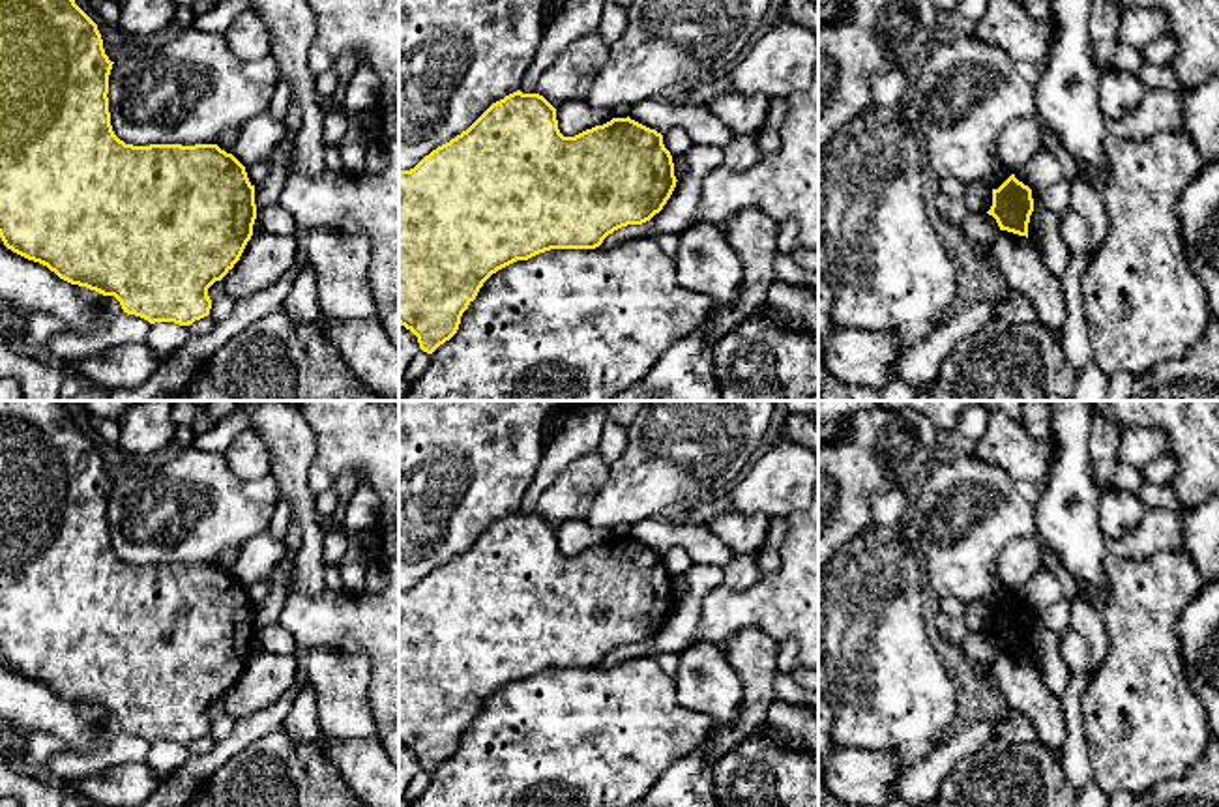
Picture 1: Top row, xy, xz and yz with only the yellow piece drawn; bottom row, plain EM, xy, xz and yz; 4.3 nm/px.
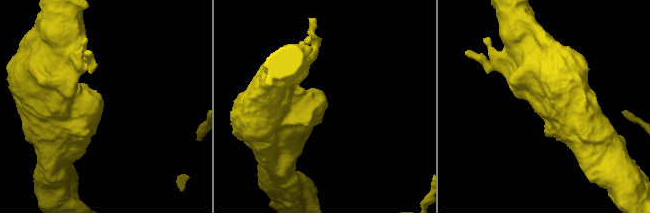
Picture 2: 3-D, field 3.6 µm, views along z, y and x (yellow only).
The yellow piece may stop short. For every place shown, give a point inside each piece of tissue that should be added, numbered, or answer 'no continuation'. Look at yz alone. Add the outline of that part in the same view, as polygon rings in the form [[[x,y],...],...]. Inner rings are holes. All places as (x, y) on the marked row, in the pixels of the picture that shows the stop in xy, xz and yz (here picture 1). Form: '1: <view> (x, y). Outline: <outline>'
no continuation

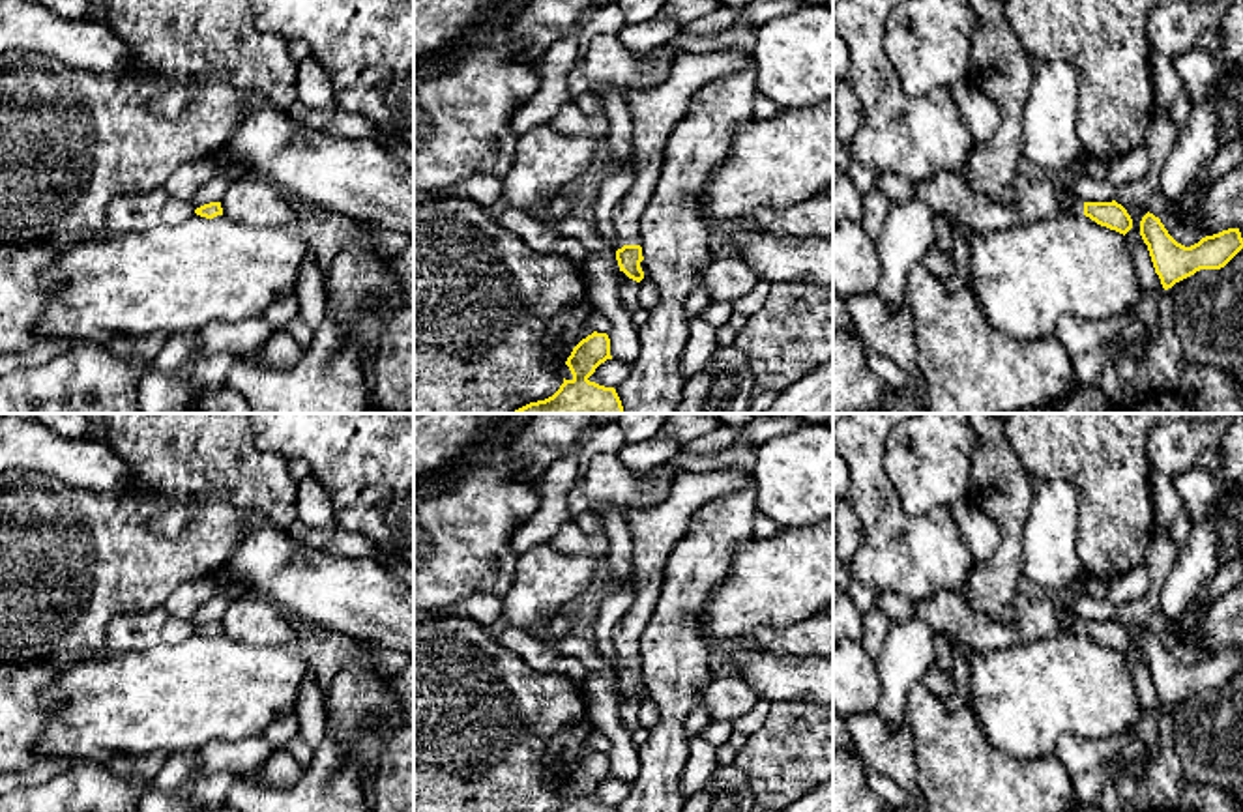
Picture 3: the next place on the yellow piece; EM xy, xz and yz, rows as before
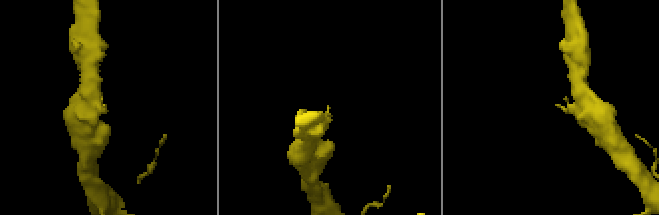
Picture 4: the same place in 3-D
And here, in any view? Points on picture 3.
1: xz (656, 111). Outline: [[[676,52],[666,79],[657,86],[610,84],[592,90],[601,99],[610,94],[622,95],[633,118],[633,155],[629,168],[635,174],[635,181],[612,210],[612,226],[623,245],[640,245],[640,219],[655,193],[663,152],[672,129],[689,112],[693,95],[702,86],[743,69],[754,69],[753,52]]]

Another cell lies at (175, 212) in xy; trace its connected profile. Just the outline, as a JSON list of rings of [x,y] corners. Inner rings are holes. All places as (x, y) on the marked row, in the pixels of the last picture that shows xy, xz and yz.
[[[168,198],[161,213],[161,223],[176,226],[187,221],[193,213],[195,210],[191,208],[189,200],[170,200]]]

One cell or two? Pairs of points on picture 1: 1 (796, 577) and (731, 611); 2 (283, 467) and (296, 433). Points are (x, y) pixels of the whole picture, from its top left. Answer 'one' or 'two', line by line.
1: one
2: one

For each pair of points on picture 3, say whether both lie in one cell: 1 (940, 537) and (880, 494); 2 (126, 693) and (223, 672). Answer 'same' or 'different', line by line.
1: same
2: same

